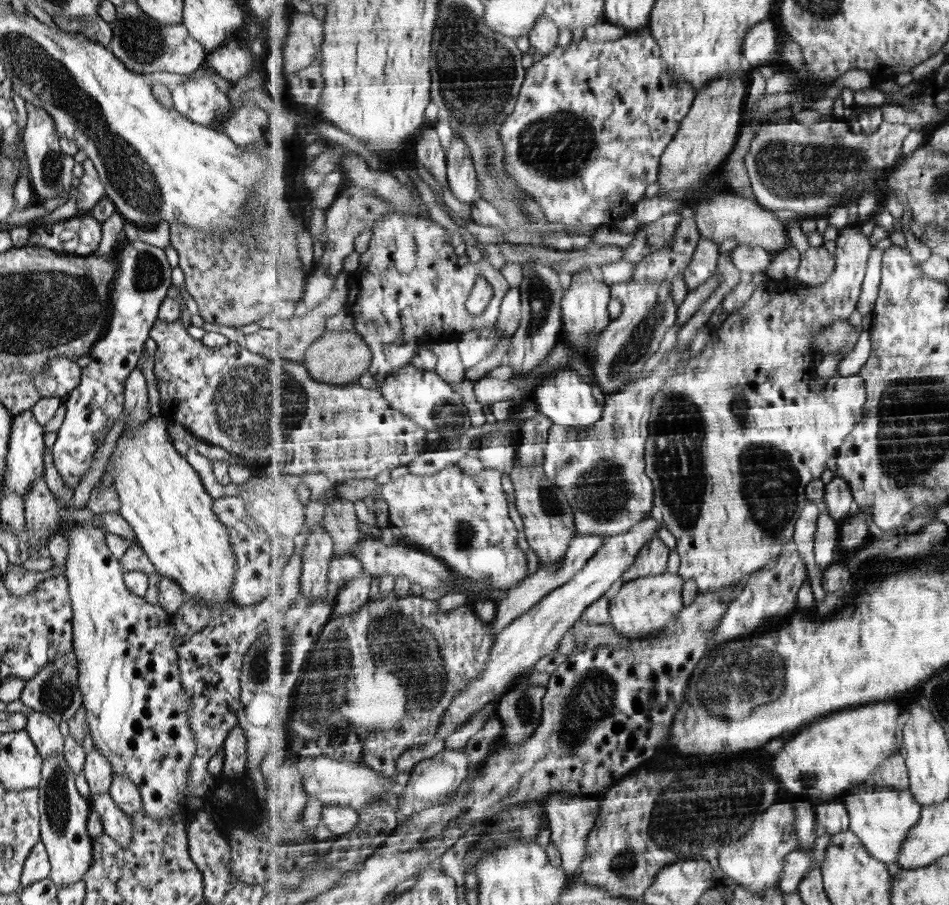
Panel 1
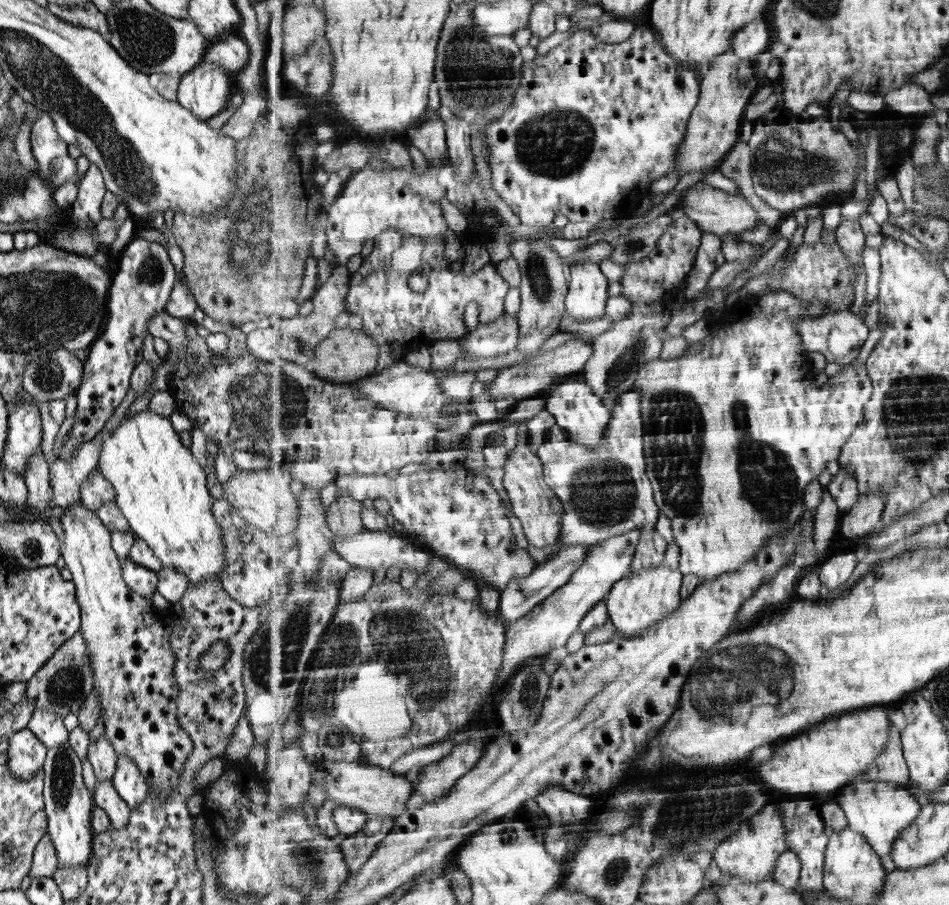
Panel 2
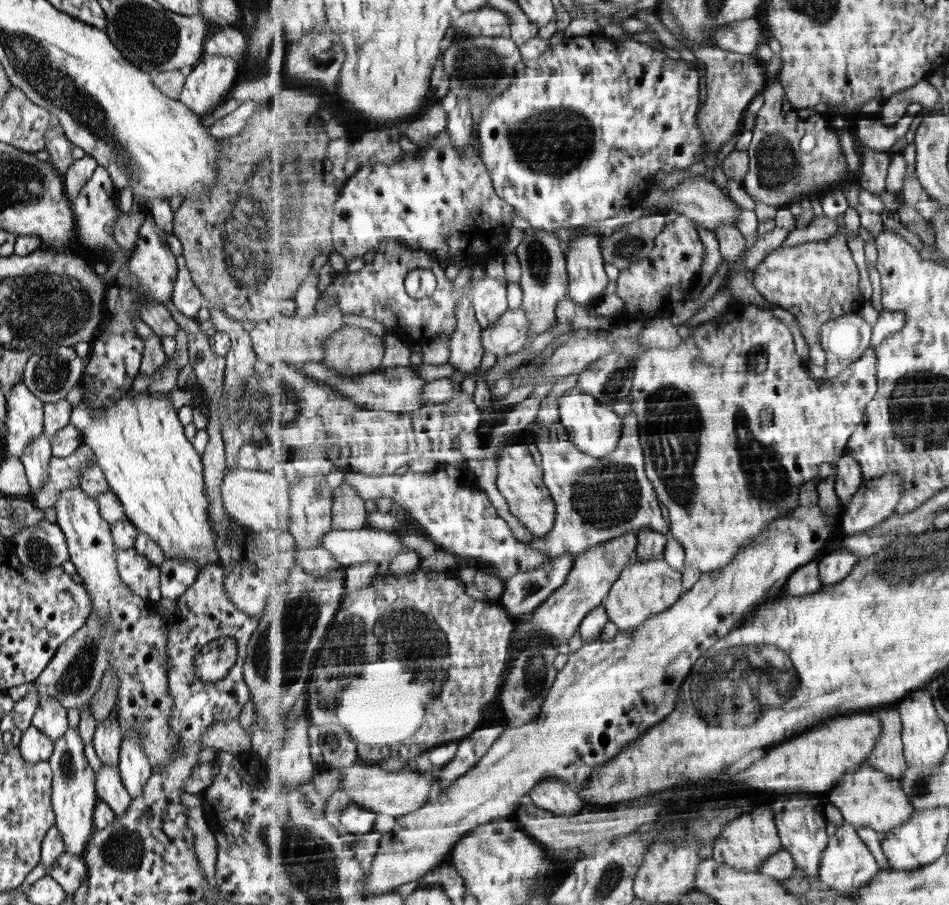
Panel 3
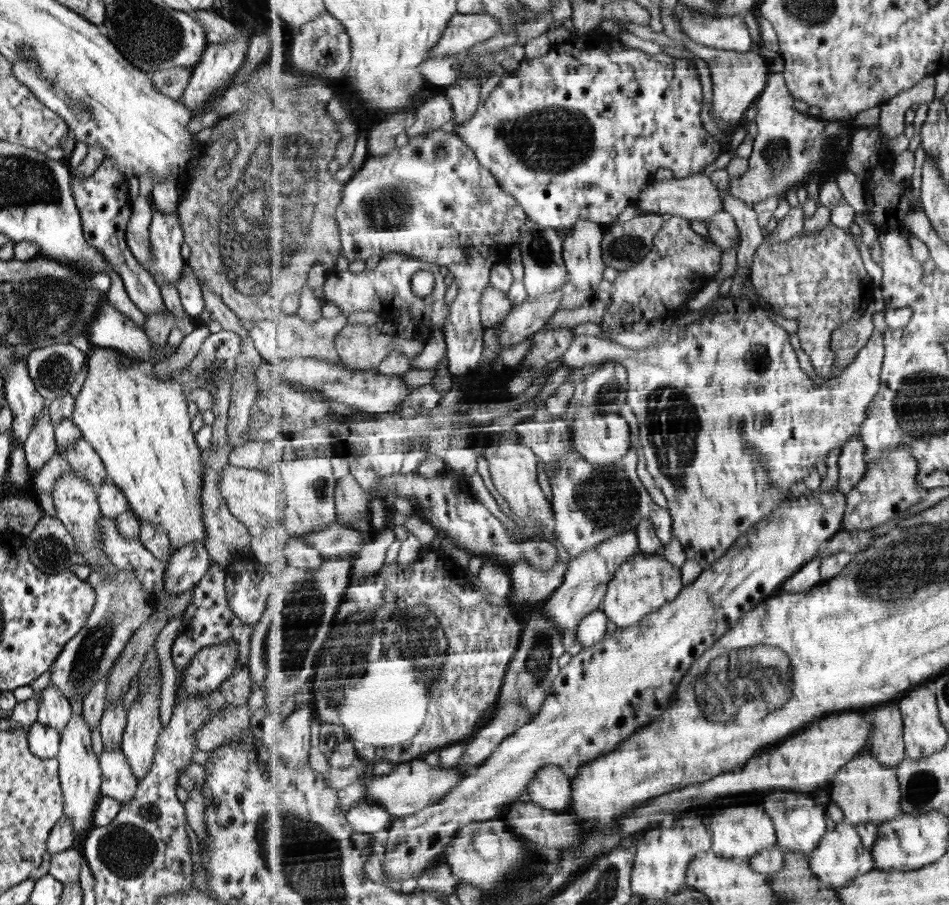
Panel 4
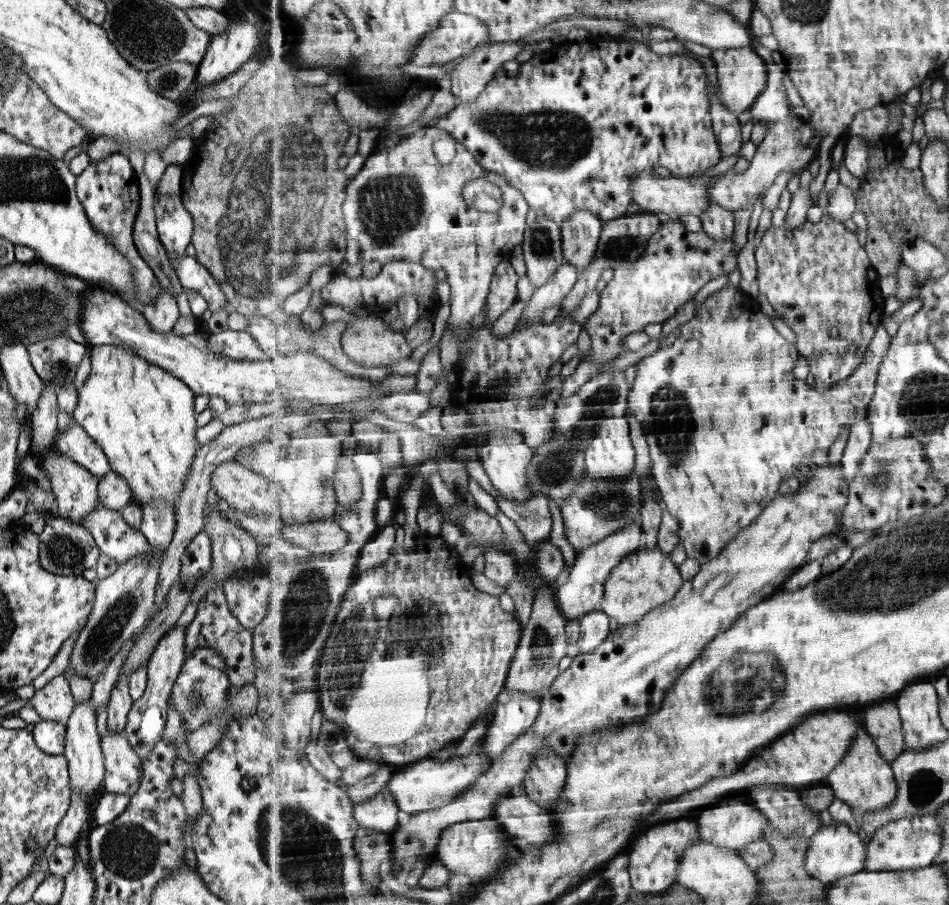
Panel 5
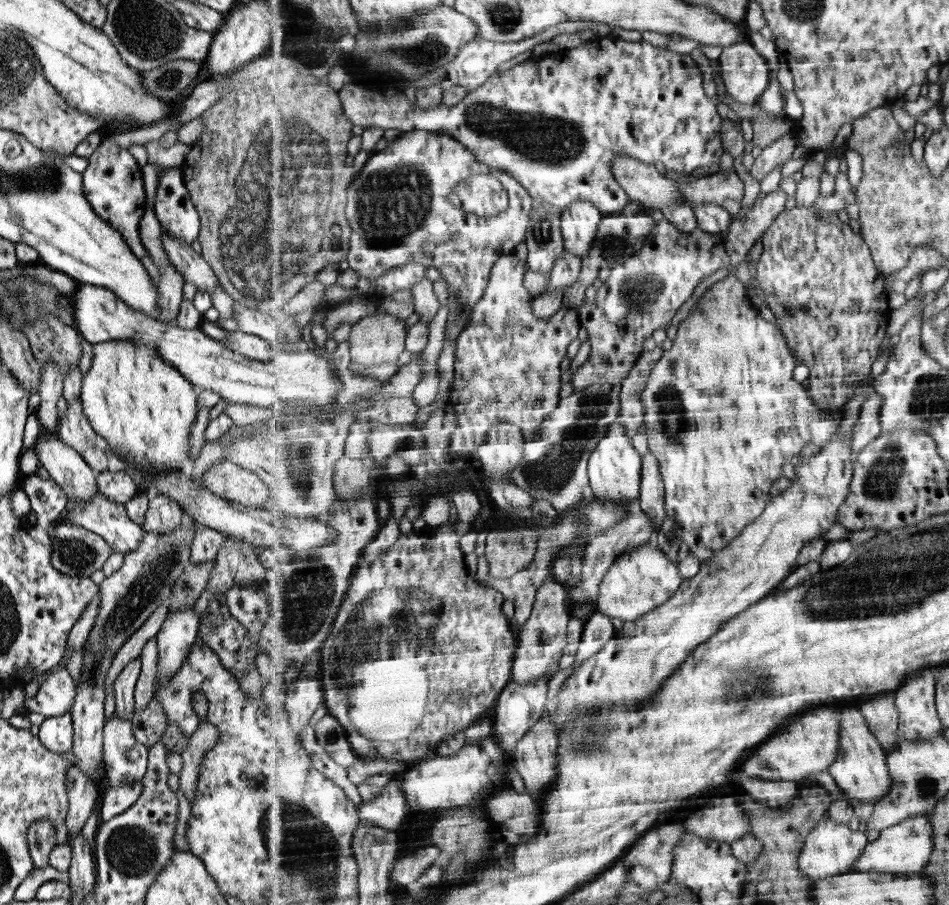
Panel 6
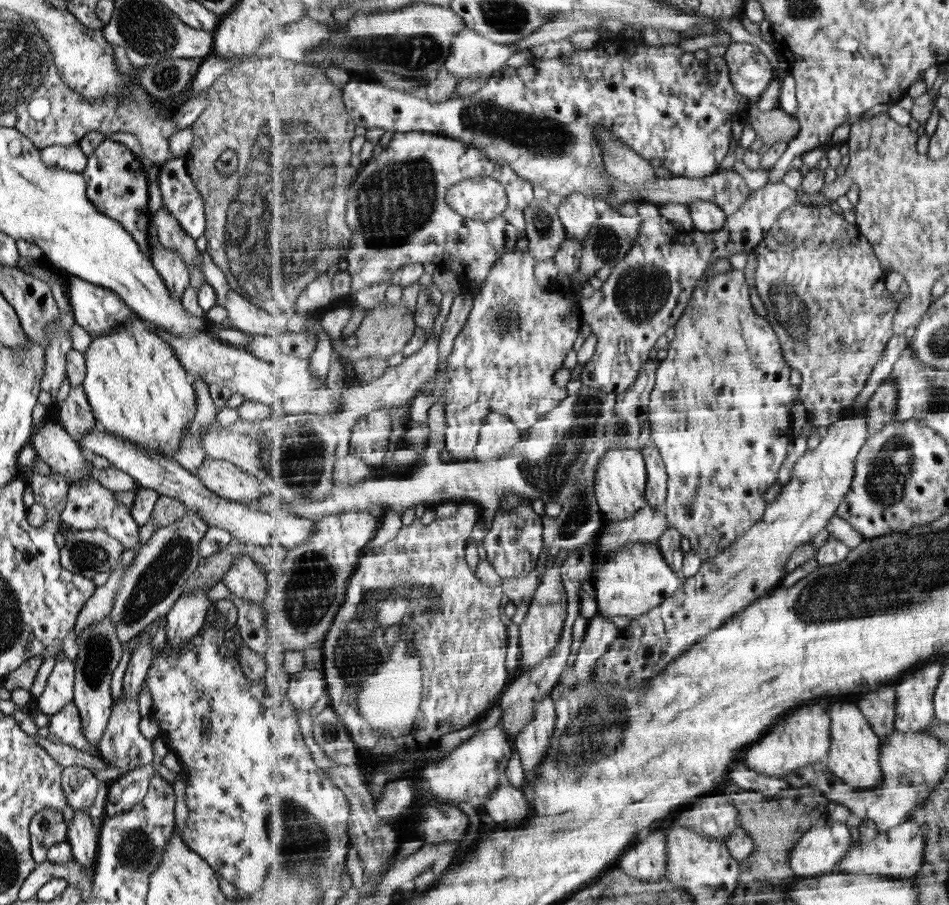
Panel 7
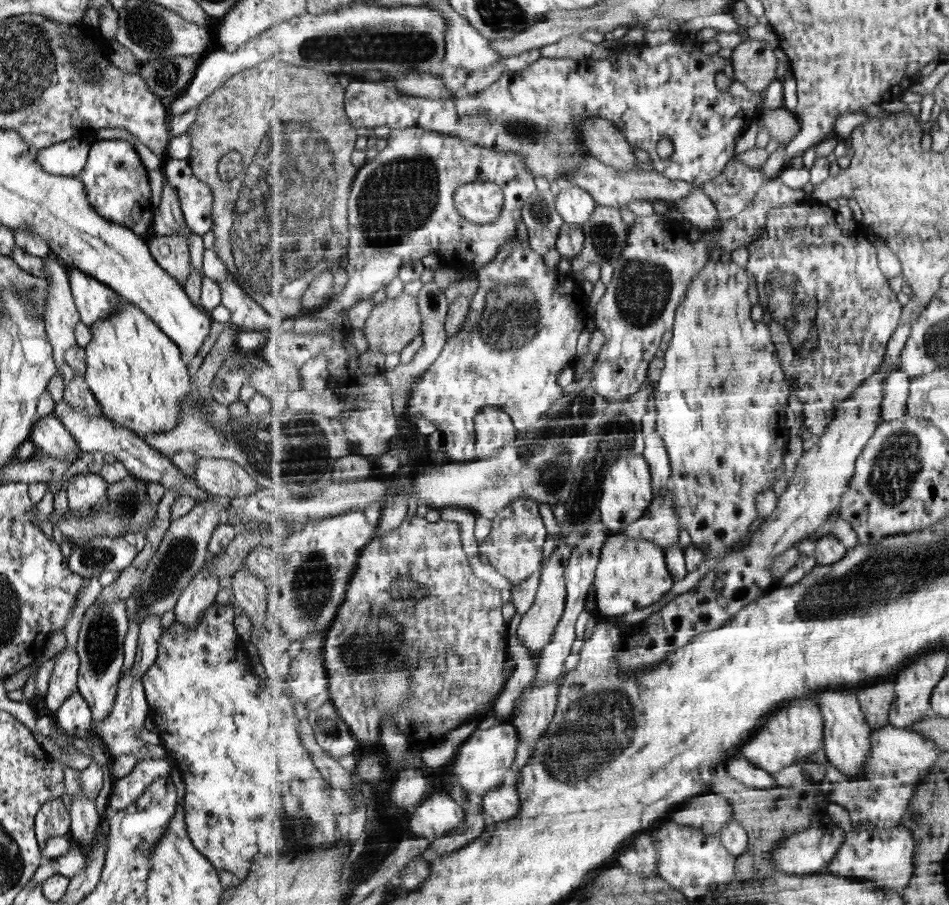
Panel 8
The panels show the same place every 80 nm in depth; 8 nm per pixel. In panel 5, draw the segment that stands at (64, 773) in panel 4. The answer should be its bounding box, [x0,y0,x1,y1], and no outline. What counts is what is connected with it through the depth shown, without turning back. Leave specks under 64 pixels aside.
[61,698,104,800]

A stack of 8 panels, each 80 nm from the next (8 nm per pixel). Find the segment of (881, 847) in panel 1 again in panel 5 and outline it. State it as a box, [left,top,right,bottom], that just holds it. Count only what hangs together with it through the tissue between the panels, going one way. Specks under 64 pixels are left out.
[828,719,898,823]

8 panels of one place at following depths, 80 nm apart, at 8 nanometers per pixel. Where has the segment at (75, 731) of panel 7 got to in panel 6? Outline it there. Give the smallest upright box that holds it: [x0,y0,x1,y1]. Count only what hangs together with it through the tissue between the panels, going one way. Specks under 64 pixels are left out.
[36,712,73,753]

